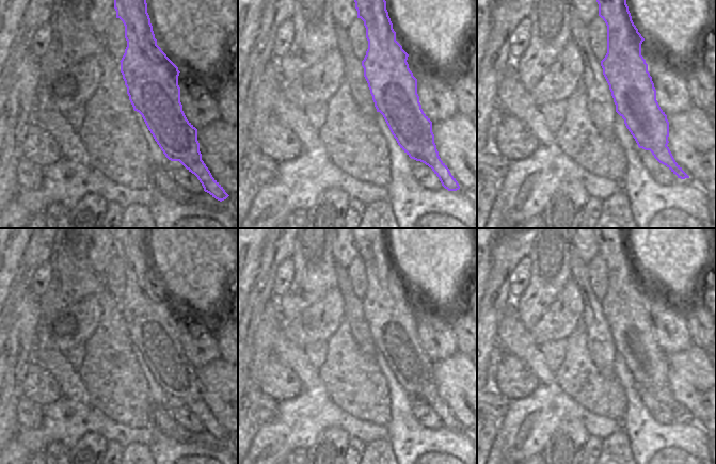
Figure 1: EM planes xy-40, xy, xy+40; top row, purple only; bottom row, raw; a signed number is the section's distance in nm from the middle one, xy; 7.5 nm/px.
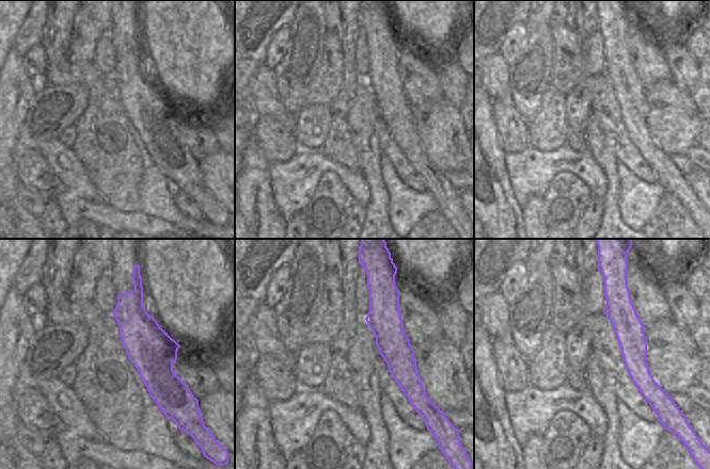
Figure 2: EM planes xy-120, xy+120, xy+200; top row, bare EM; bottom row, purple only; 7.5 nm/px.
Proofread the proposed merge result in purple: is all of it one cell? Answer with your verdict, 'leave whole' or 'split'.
split

